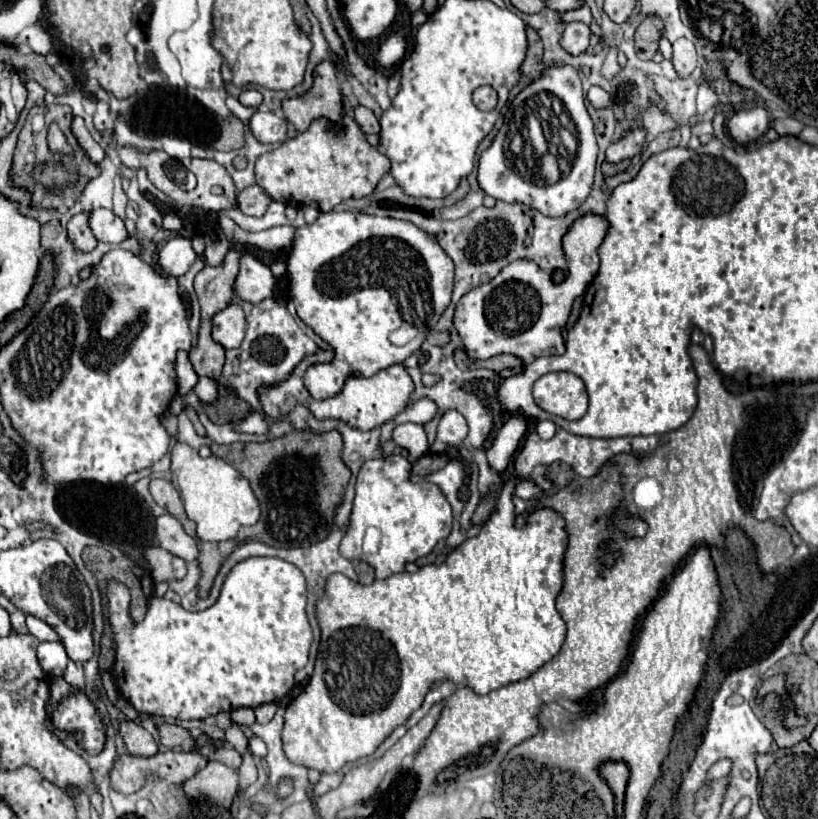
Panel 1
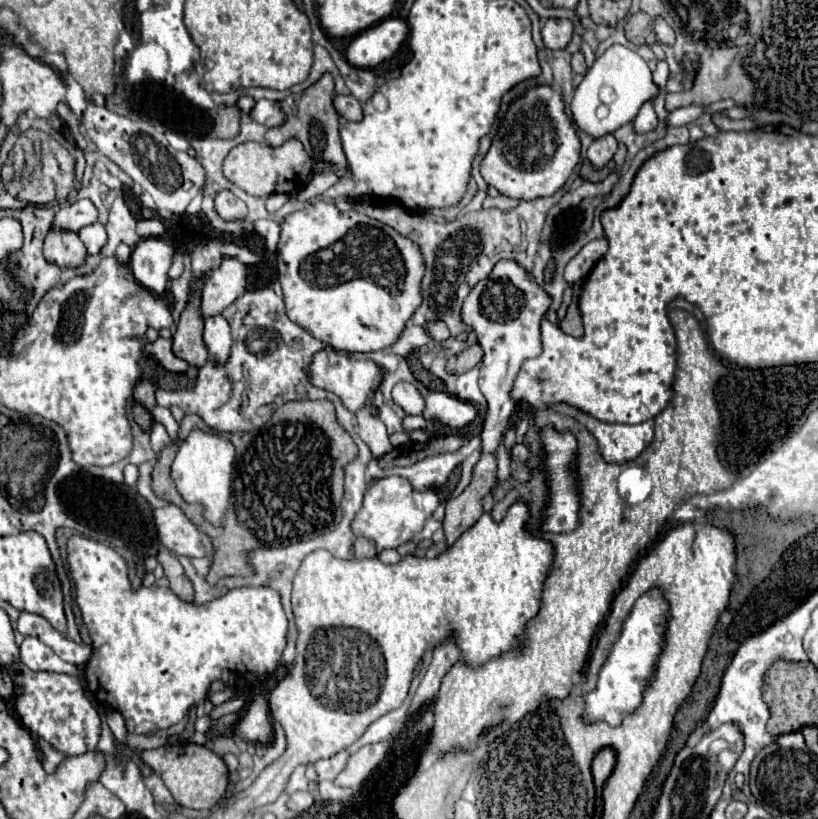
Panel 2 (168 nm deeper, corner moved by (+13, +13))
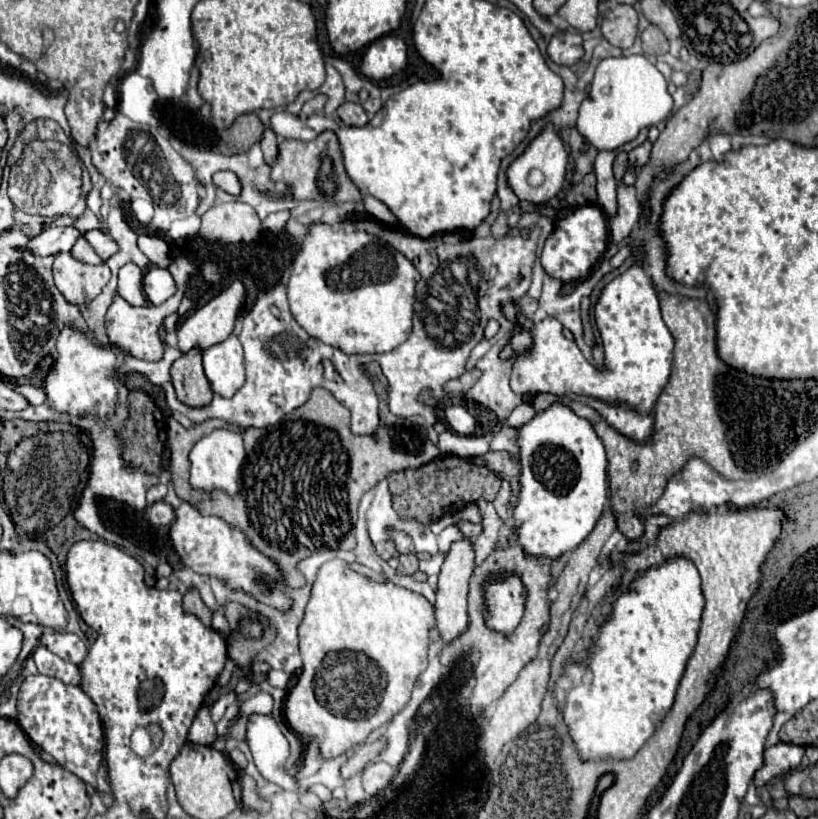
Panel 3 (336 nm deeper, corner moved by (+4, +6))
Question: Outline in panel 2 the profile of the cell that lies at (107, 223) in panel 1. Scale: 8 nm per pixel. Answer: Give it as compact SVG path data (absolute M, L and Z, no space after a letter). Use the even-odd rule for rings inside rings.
M78 199L72 205L62 207L54 217L54 227L64 227L68 231L80 231L86 225L98 221L98 209L90 199Z

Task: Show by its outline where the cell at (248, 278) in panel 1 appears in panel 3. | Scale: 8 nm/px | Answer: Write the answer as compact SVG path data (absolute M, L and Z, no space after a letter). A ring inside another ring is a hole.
M233 282L229 288L225 288L221 294L217 294L211 302L207 302L203 308L195 310L193 314L189 314L185 318L185 322L181 324L181 328L177 330L177 336L179 336L179 350L185 354L193 348L197 350L207 350L209 346L215 346L223 340L227 340L233 332L233 326L235 326L235 318L237 318L237 312L243 304L243 296L245 296L245 288L241 282Z

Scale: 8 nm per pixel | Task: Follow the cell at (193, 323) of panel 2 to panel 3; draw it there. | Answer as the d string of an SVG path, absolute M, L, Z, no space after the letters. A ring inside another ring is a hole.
M189 350L171 366L171 382L177 398L185 406L203 408L211 402L213 392L209 380L203 374L201 366L201 350Z

